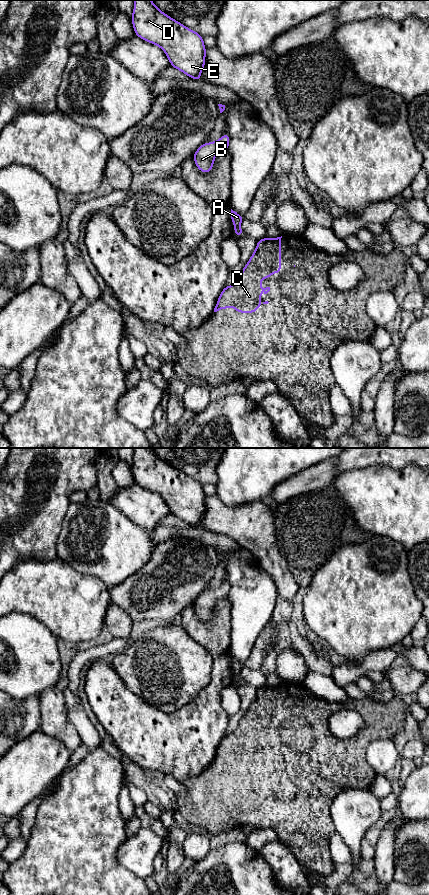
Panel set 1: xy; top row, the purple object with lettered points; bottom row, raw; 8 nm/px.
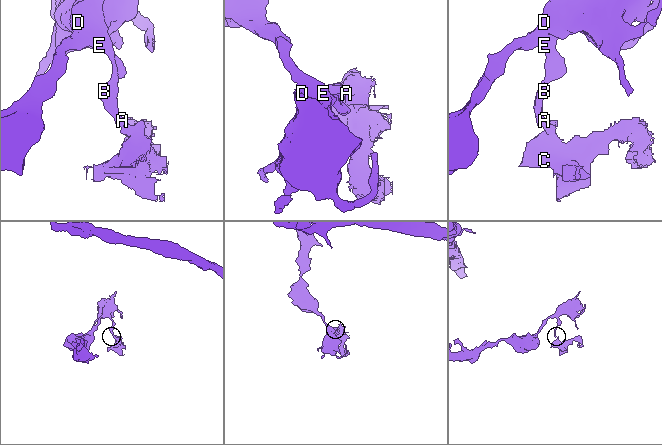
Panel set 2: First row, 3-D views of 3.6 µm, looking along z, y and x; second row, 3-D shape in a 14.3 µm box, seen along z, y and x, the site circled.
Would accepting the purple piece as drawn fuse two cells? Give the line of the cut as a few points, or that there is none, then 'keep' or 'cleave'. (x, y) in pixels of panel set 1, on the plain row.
cut in xy along (239, 673), (235, 676); cleave

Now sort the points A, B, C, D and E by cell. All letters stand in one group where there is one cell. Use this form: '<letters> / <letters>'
A B D E / C

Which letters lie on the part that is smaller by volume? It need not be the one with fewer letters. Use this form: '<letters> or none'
C

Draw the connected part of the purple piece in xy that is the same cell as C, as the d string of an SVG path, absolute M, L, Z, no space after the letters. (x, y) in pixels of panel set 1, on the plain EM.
M265 685L257 690L238 728L222 738L214 760L233 755L239 761L254 761L260 756L261 740L270 739L270 735L262 736L261 728L281 721L281 686Z

